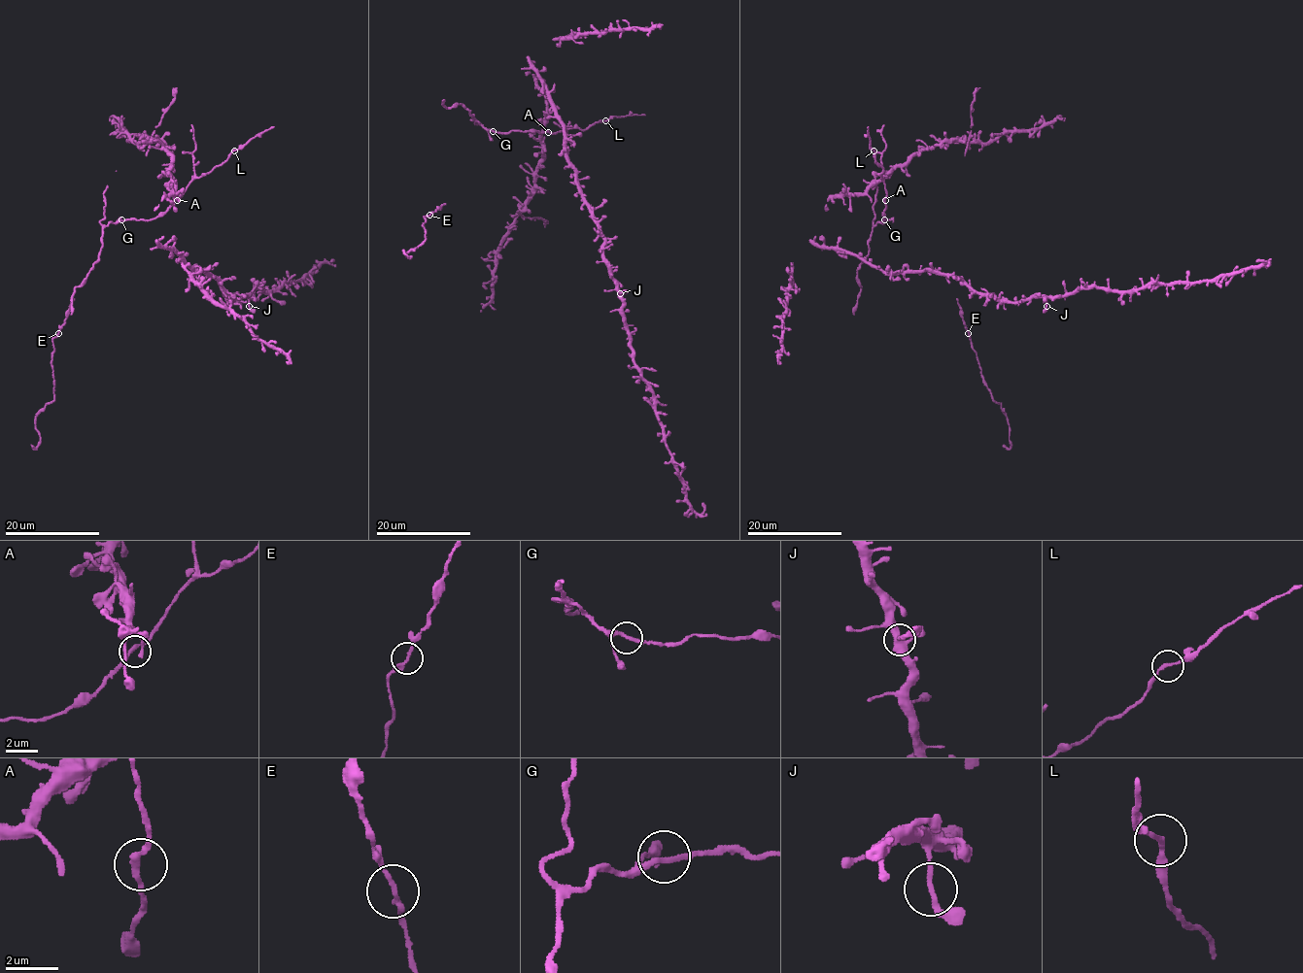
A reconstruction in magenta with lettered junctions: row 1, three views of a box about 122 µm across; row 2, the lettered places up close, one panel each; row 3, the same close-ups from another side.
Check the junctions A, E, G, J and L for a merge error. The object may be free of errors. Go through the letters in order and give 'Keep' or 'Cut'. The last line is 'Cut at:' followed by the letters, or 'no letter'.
A: Keep
E: Keep
G: Keep
J: Keep
L: Keep
Cut at: no letter

